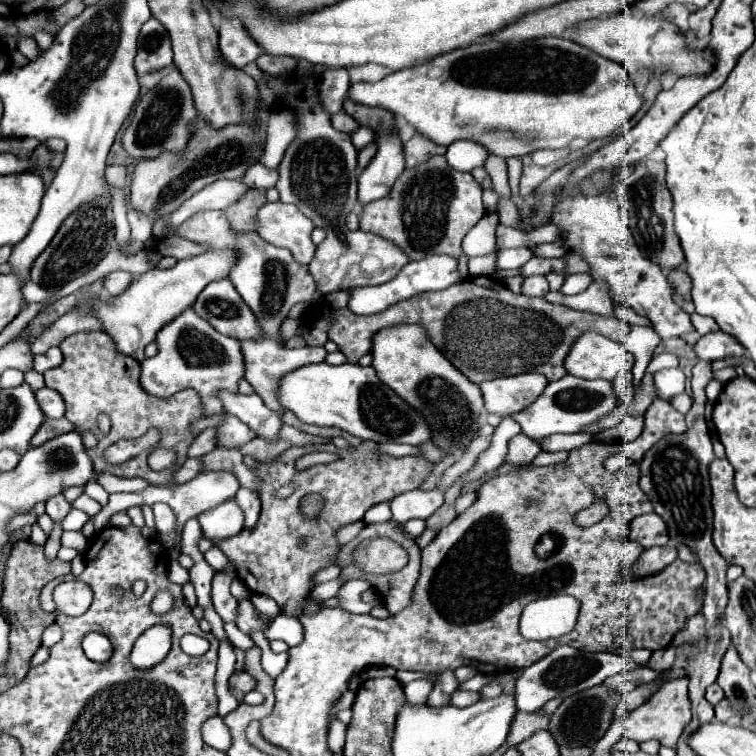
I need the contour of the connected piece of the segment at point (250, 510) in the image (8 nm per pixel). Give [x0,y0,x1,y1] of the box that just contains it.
[237,489,261,529]

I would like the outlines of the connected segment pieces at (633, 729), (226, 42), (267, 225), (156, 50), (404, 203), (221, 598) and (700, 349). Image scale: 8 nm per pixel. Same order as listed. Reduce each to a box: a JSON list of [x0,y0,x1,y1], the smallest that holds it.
[[624,679,691,749],[219,19,263,69],[257,201,317,265],[135,19,173,75],[361,155,485,259],[213,573,237,621],[695,331,745,361]]

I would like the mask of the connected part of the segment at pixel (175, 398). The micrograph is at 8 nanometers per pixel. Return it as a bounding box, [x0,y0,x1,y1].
[45,331,203,485]

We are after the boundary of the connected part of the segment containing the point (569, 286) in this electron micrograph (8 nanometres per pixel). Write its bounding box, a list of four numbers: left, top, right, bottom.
[561,273,591,295]

